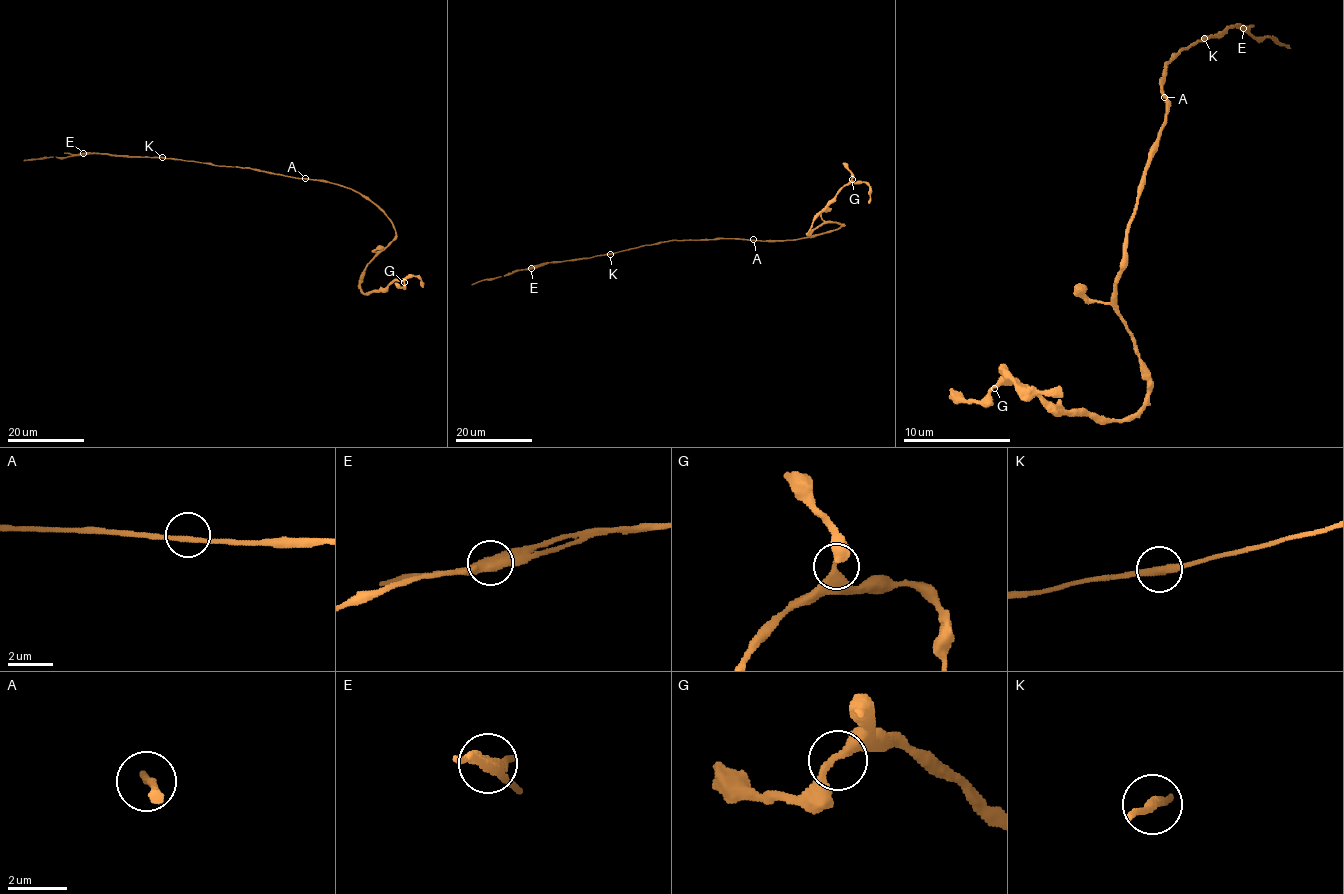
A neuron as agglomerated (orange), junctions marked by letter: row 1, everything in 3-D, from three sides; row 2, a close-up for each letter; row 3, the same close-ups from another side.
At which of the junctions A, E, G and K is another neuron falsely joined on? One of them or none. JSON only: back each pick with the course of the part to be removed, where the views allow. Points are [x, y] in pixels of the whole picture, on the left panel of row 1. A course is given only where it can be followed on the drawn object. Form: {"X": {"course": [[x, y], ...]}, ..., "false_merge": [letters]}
{"E": {"course": [[83, 153], [140, 157]]}, "false_merge": ["E"]}

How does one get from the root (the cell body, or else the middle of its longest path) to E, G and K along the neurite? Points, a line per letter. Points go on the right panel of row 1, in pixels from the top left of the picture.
E: (1167, 97), (1161, 92), (1167, 62), (1196, 40), (1221, 35), (1229, 27), (1242, 27)
G: (1167, 97), (1115, 283), (1148, 399), (1121, 420), (1094, 420), (1059, 415), (1018, 382), (994, 388)
K: (1167, 97), (1161, 92), (1167, 62), (1183, 48), (1204, 38)

